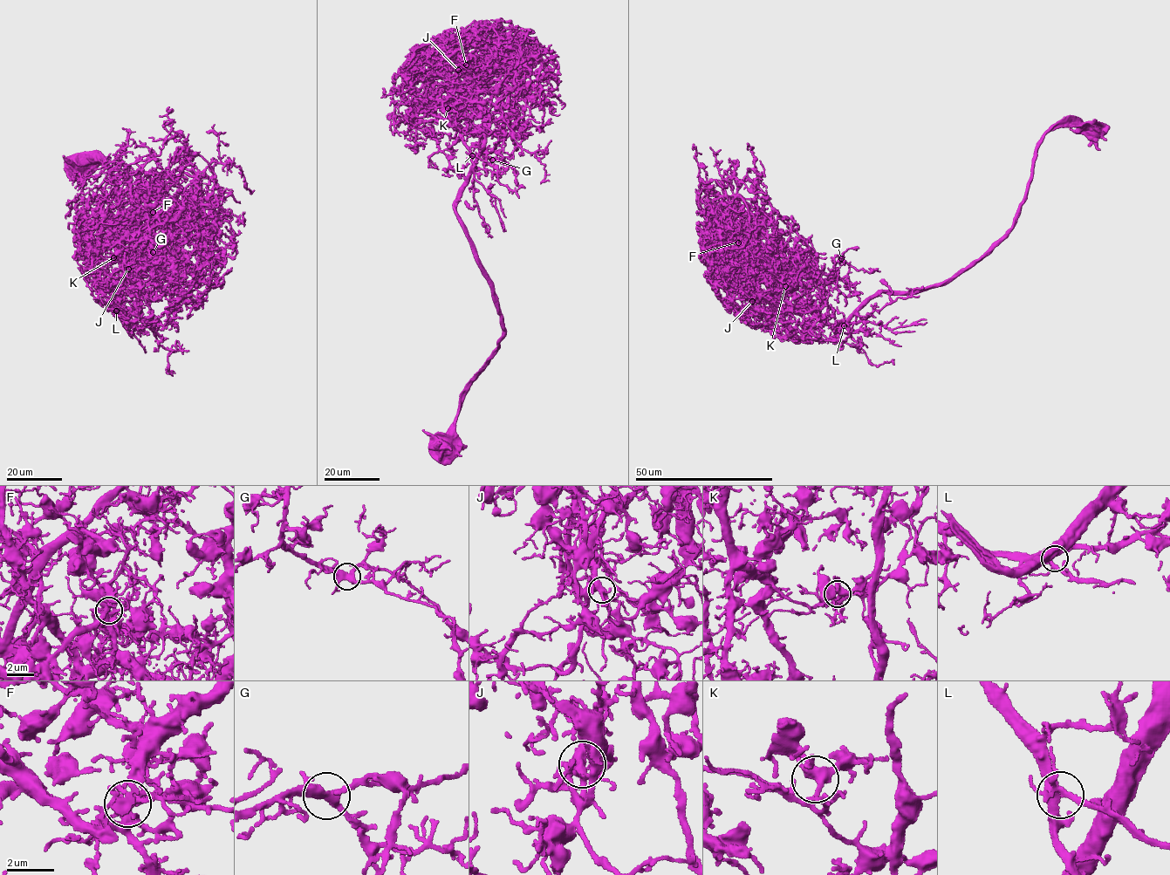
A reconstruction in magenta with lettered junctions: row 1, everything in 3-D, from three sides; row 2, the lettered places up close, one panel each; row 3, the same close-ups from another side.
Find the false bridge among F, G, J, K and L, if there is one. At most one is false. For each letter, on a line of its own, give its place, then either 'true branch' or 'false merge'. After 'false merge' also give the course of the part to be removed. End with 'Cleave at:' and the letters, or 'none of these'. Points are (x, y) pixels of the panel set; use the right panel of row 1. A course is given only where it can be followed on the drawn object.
F: (738, 242) | true branch
G: (841, 258) | true branch
J: (752, 301) | true branch
K: (785, 286) | true branch
L: (844, 325) | true branch
Cleave at: none of these

